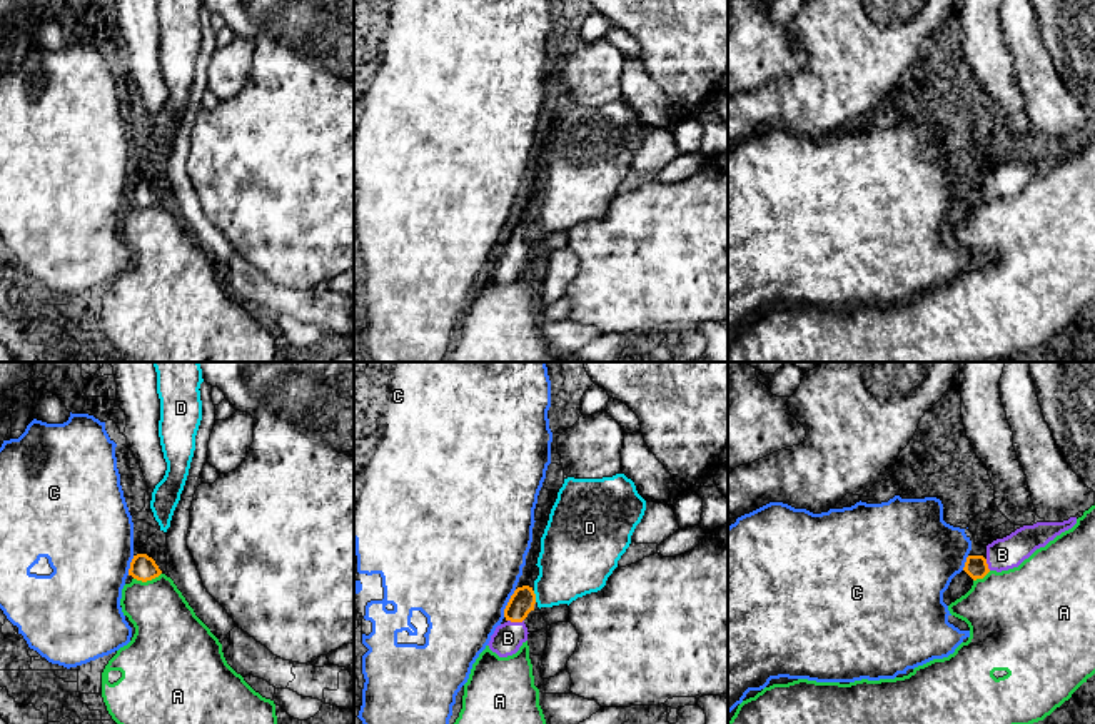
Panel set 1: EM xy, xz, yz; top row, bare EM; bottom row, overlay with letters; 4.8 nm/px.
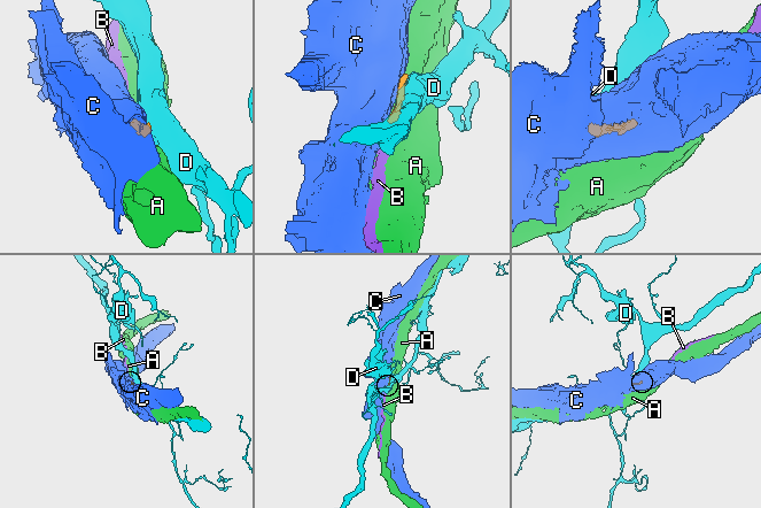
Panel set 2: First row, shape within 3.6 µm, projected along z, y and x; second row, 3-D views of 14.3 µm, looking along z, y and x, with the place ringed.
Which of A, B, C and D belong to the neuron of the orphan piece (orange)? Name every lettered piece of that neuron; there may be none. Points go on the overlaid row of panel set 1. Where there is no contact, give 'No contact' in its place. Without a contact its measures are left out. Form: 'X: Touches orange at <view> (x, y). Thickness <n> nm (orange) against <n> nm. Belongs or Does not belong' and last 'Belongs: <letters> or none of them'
A: Touches orange at xy (147, 579). Thickness 130 nm (orange) against 300 nm. Does not belong
B: Touches orange at xz (516, 621). Thickness 120 nm (orange) against 150 nm. Belongs
C: Touches orange at xz (508, 603). Thickness 120 nm (orange) against 500 nm. Does not belong
D: Touches orange at xz (534, 596). Thickness 120 nm (orange) against 340 nm. Does not belong
Belongs: B

